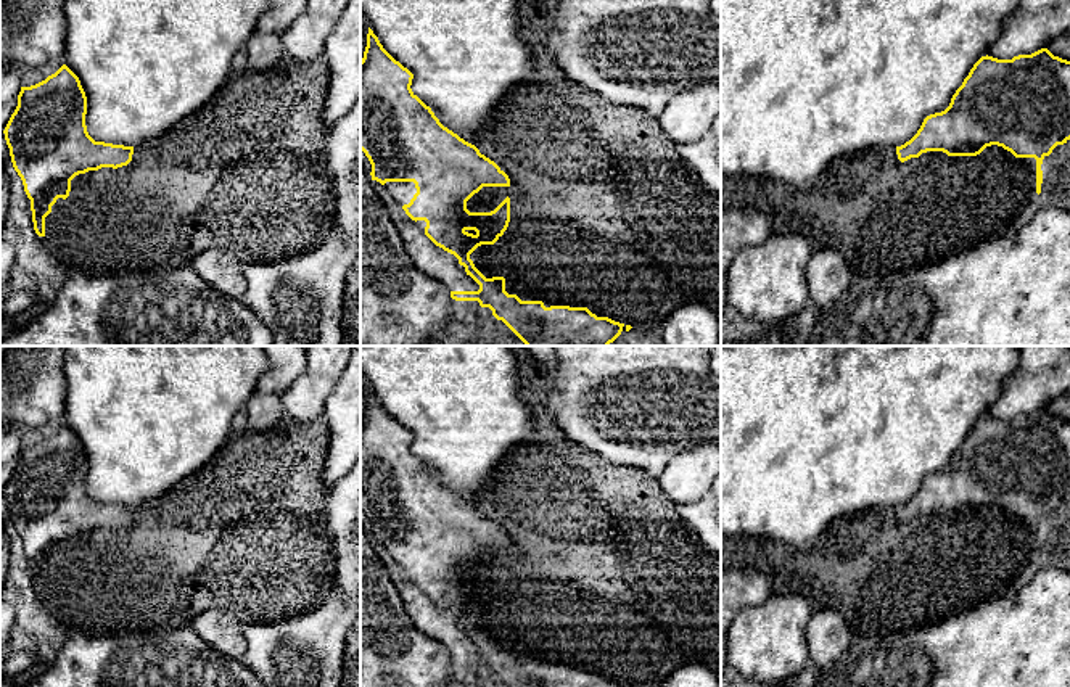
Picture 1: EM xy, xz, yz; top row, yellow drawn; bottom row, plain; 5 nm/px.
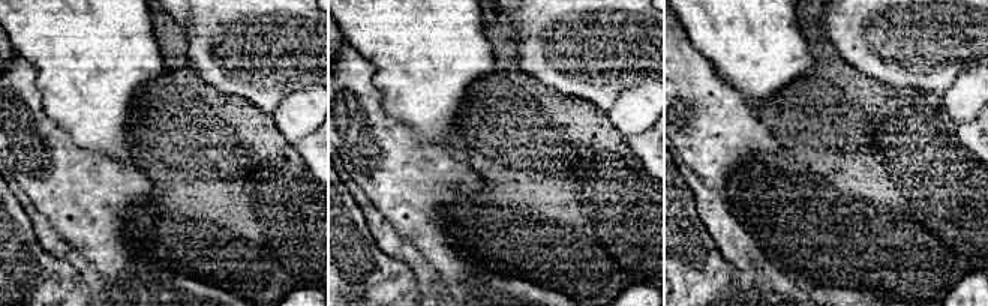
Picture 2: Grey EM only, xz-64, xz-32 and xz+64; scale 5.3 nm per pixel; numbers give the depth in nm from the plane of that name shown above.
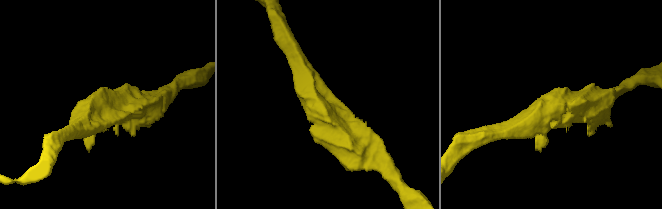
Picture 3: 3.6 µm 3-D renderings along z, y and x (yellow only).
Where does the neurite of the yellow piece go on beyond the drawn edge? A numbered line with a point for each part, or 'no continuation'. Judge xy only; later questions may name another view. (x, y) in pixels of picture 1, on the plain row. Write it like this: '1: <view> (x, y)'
no continuation

